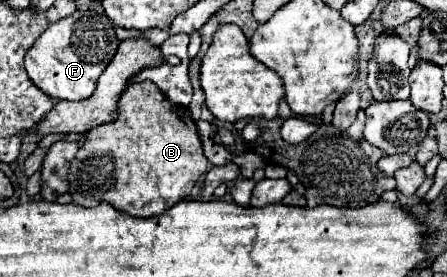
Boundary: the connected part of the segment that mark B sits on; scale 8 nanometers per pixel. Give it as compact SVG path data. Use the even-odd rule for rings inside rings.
M137 82L137 84L131 84L125 94L121 96L121 102L119 102L119 118L117 122L113 124L105 124L105 126L97 126L93 128L89 134L89 138L85 140L85 144L79 148L79 152L75 154L75 158L71 160L69 164L69 174L67 174L67 182L69 182L69 194L73 196L73 204L79 204L79 206L97 206L101 200L109 202L115 210L119 212L125 212L129 216L135 216L135 218L151 218L151 216L157 216L161 214L163 210L169 210L171 206L175 206L177 202L185 200L191 196L191 190L193 186L197 184L199 176L203 176L207 172L207 158L203 156L203 146L201 140L199 140L199 134L197 134L197 126L193 122L193 118L189 116L189 110L183 108L183 106L177 106L173 102L169 102L169 98L165 98L165 94L153 84L153 82Z

